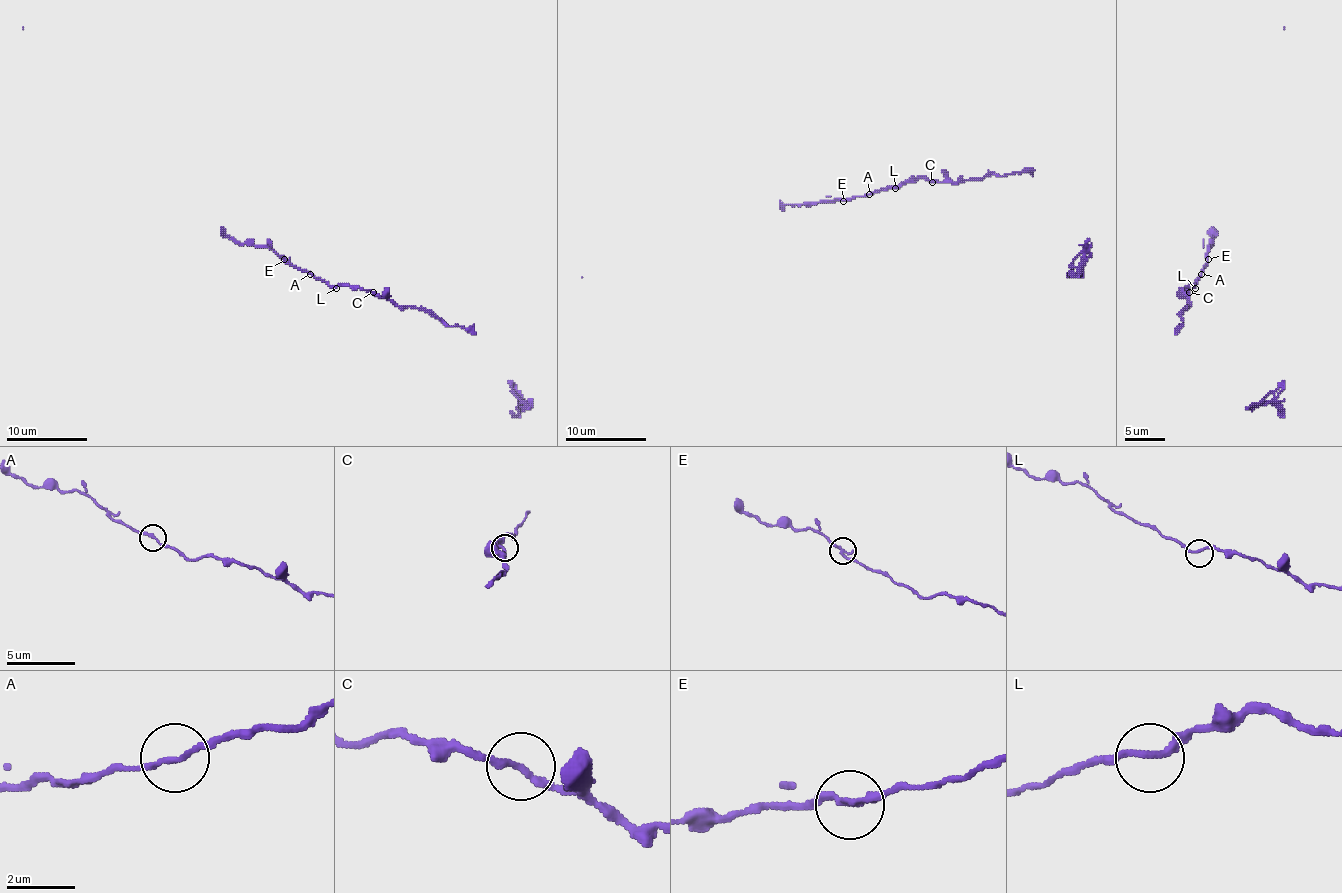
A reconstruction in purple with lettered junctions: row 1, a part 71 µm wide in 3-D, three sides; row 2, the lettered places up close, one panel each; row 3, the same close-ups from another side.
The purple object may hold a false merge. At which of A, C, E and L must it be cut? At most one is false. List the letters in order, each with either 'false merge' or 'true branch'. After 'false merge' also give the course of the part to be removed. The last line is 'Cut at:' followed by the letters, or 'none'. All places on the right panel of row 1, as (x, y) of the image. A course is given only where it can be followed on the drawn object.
A: true branch
C: true branch
E: false merge | (1207, 259), (1213, 227)
L: true branch
Cut at: E

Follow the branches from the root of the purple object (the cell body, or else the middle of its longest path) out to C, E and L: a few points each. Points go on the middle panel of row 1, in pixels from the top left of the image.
C: (857, 196), (915, 182), (919, 178), (927, 178), (932, 182)
E: (857, 196), (843, 200)
L: (857, 196), (895, 188)

